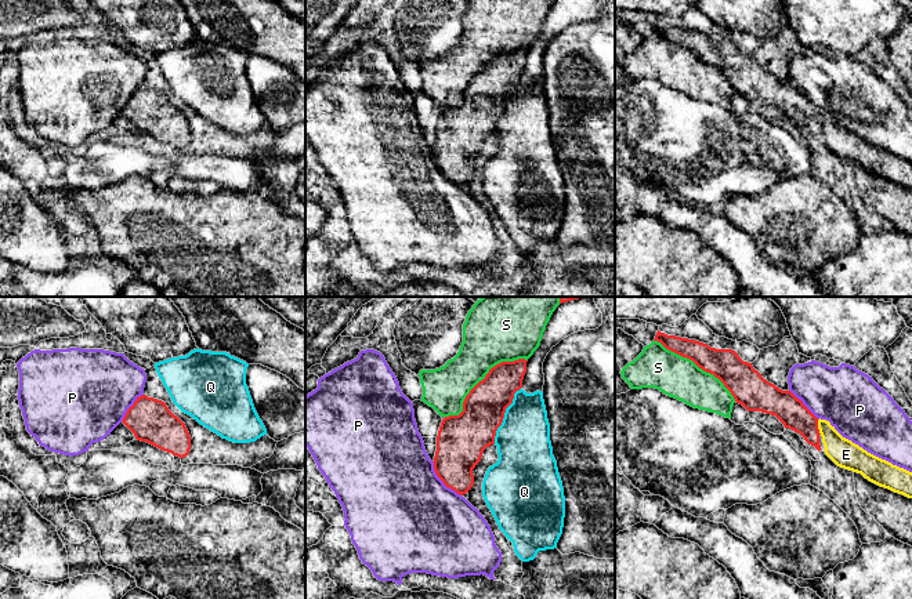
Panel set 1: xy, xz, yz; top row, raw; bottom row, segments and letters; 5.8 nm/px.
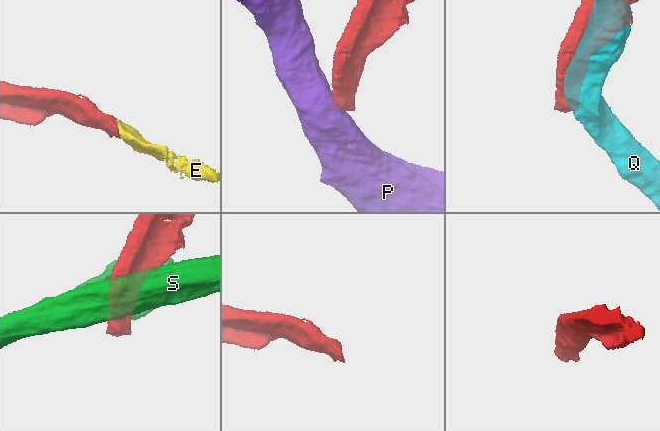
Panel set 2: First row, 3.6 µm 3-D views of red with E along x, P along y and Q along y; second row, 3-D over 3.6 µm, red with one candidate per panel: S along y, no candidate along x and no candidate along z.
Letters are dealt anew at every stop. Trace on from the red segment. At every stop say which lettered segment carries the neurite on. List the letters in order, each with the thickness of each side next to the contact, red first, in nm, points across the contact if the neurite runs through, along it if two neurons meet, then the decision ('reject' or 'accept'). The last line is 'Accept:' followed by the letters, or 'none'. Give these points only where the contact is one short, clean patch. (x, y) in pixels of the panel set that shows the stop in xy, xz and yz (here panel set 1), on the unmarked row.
E: 170/160 nm | across yz (784, 95), (806, 115), (817, 118), (846, 145) | accept
P: 280/500 nm | along xz (431, 152), (435, 166), (460, 187) | reject
Q: 260/320 nm | reject
S: 240/300 nm | reject
Accept: E

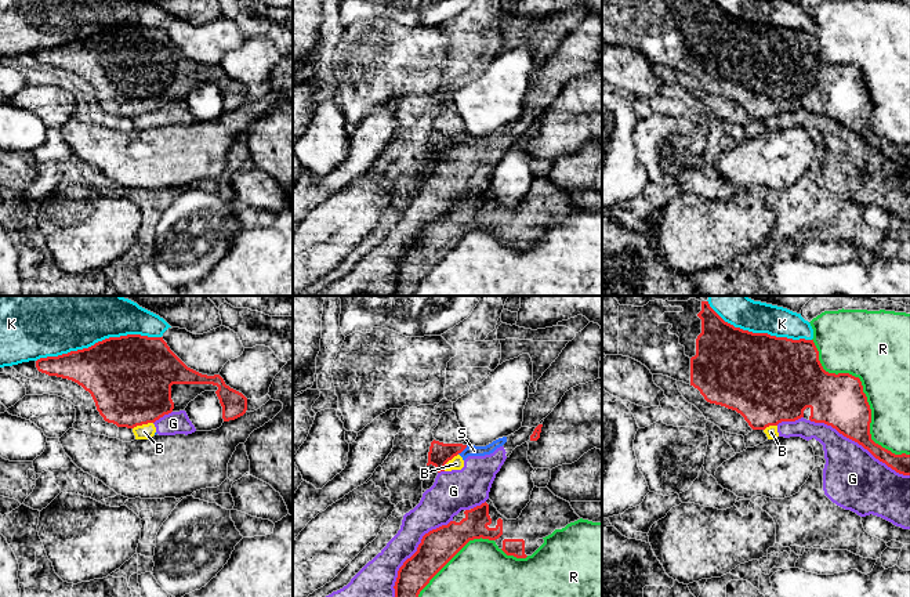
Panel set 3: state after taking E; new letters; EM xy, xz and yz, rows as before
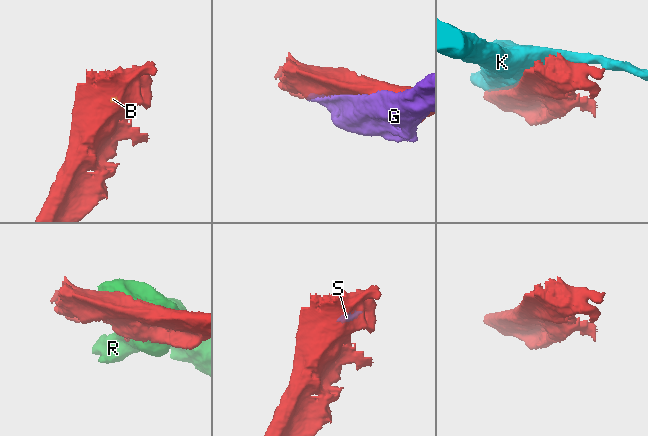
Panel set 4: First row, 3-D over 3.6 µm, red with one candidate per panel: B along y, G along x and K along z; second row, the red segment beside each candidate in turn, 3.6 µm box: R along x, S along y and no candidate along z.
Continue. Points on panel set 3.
B: 480/90 nm | along xy (152, 112), (137, 115), (133, 119) | reject
G: 280/360 nm | reject
K: 460/260 nm | reject
R: 300/360 nm | reject
S: 130/60 nm | along xz (467, 136), (457, 144) | reject
Accept: none

